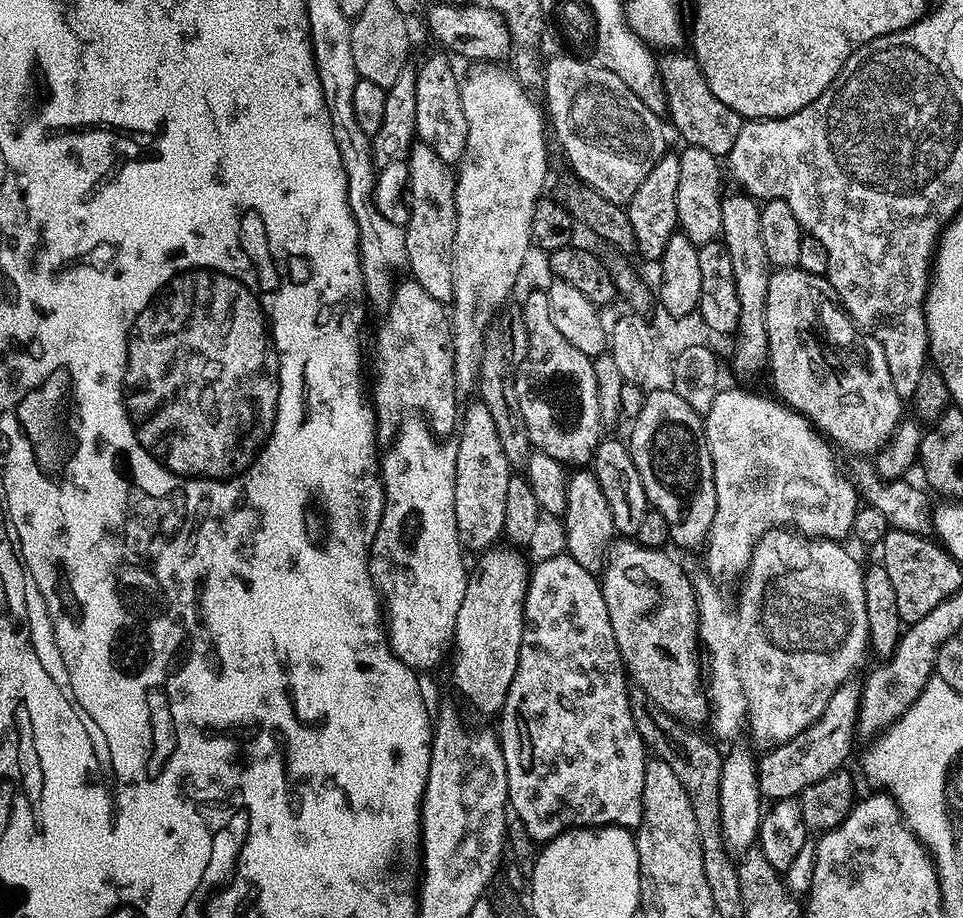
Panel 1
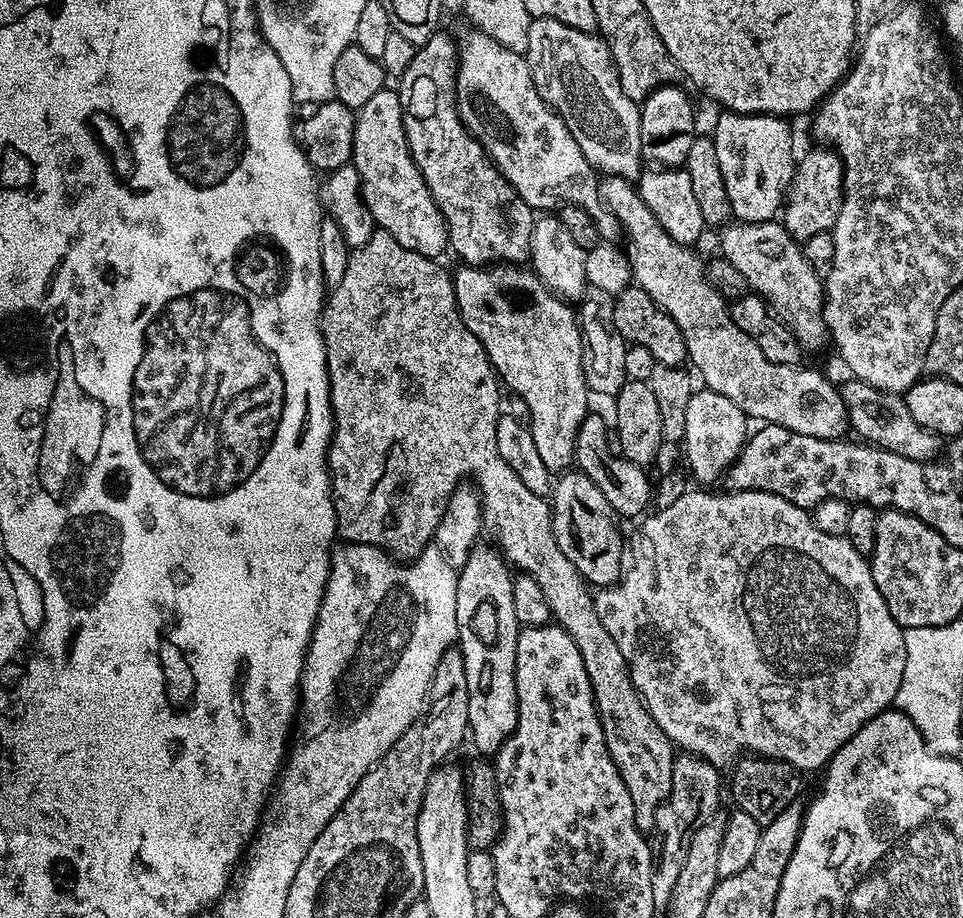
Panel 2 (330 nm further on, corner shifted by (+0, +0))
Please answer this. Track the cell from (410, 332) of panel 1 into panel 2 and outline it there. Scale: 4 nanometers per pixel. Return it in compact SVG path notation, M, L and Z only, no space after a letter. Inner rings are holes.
M379 230L373 231L370 242L366 242L366 246L361 248L351 249L348 257L348 265L346 266L346 274L342 274L342 282L338 282L338 286L331 289L330 295L327 297L323 313L320 318L320 332L324 336L324 353L326 354L326 362L328 363L328 401L332 404L332 441L328 446L328 475L332 477L332 501L334 502L334 510L336 511L336 531L341 541L349 544L373 544L376 548L382 548L389 556L395 558L400 562L411 562L424 551L425 548L429 547L433 543L436 527L440 524L442 514L446 510L446 502L450 498L450 494L455 490L468 475L472 475L471 479L474 481L475 487L480 493L480 503L484 510L484 523L483 527L493 536L491 539L494 541L495 547L499 548L500 555L508 561L509 565L513 569L519 570L523 575L534 578L538 582L538 586L542 586L542 594L546 594L546 602L550 606L552 611L552 620L559 624L560 627L565 628L570 634L570 638L574 638L574 646L578 646L578 654L582 654L582 666L586 666L586 674L590 678L590 686L592 687L592 693L594 694L594 702L596 703L596 709L598 710L598 718L602 722L602 734L606 738L606 746L610 750L610 758L614 762L614 766L618 766L618 774L622 778L622 782L626 782L626 790L630 790L630 802L634 802L636 807L636 825L640 828L640 831L648 834L654 829L654 818L656 817L656 808L662 806L662 802L668 799L670 794L670 782L674 778L674 762L678 755L677 749L674 747L672 740L662 730L662 726L658 726L658 722L654 722L654 718L650 714L650 710L644 705L644 699L640 696L640 692L634 686L634 682L630 678L630 670L626 666L626 658L622 658L622 650L618 650L618 642L614 642L614 638L610 638L610 633L606 631L606 626L602 626L602 618L598 618L598 610L596 609L596 602L593 593L590 591L589 585L586 583L583 576L581 576L579 570L574 566L574 562L570 562L570 558L566 558L566 554L562 554L562 550L558 546L558 542L554 538L554 530L552 529L552 509L549 501L543 496L538 494L530 494L529 488L524 485L518 474L514 474L510 470L510 466L506 466L505 460L502 459L502 454L498 454L498 442L496 441L496 424L500 420L501 414L499 412L499 404L502 401L502 395L500 395L500 388L502 392L502 384L498 379L495 372L492 370L492 364L488 361L488 356L484 353L484 347L478 342L478 338L474 338L474 334L464 324L464 320L460 316L458 310L458 302L456 301L456 291L452 285L452 276L450 272L447 272L444 268L439 268L437 261L431 256L423 256L422 254L414 254L414 250L406 250L406 246L402 246L395 238L393 238L389 232L382 232Z

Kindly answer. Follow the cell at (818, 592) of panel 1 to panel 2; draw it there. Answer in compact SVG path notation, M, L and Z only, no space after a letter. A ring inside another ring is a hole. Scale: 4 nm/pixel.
M695 490L686 491L682 494L682 498L678 498L678 502L674 502L670 506L653 511L643 517L642 523L644 525L633 534L632 540L630 536L627 541L626 567L621 571L619 580L611 586L601 587L595 593L594 599L598 610L598 618L602 618L602 626L606 626L606 631L610 633L610 638L614 638L614 642L618 642L618 650L622 650L622 658L626 658L626 666L630 670L630 678L640 692L640 696L644 699L644 705L650 710L654 722L658 722L658 726L662 726L662 730L670 737L677 749L693 756L700 756L703 760L710 762L715 768L721 770L731 769L736 761L745 754L766 756L770 760L781 760L787 764L793 764L797 770L804 774L814 771L815 768L817 770L823 769L828 761L832 759L833 754L851 736L858 734L860 727L868 720L873 720L879 712L887 712L895 705L898 686L902 686L902 670L906 670L904 629L898 626L898 622L894 622L894 618L890 614L882 594L878 594L878 586L874 586L874 578L872 577L869 561L860 556L858 550L854 550L854 546L847 538L831 536L822 530L818 530L818 526L805 509L794 506L794 502L786 502L786 498L778 498L769 492L729 492L724 490L721 491L721 496L715 496L712 490L696 491L700 492L695 492Z

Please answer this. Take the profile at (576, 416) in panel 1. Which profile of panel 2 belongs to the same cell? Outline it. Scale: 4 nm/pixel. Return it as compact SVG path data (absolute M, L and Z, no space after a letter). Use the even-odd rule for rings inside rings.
M436 30L424 44L419 45L413 60L398 78L398 91L402 102L404 129L412 161L418 166L434 202L440 207L442 218L448 227L448 247L461 256L468 266L515 264L524 266L532 254L532 231L537 222L534 209L510 186L508 179L496 169L488 152L472 137L460 121L456 109L456 66L458 44L442 30Z

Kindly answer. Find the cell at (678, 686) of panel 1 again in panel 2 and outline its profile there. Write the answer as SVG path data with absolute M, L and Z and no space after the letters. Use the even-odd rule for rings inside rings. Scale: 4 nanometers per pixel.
M565 470L555 477L550 493L554 538L574 562L585 581L592 586L611 586L620 578L626 564L626 540L620 537L616 511L606 502L606 494L579 470Z

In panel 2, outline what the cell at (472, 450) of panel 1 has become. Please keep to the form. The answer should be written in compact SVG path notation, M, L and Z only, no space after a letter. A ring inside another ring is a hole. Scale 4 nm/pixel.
M477 543L456 577L456 635L466 668L470 744L481 757L492 758L518 722L516 655L522 625L514 614L513 569L491 543Z

